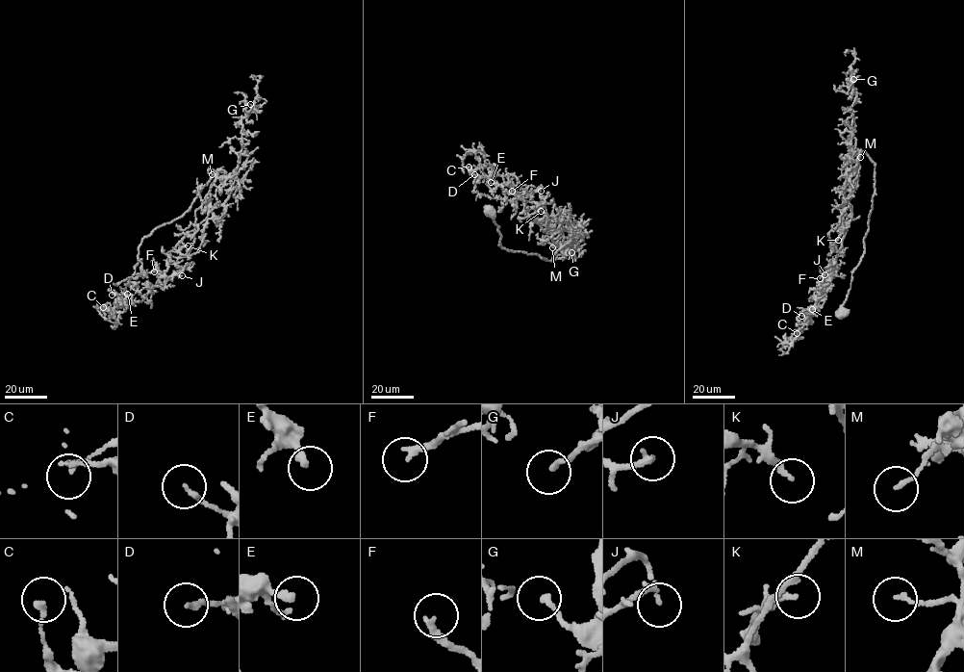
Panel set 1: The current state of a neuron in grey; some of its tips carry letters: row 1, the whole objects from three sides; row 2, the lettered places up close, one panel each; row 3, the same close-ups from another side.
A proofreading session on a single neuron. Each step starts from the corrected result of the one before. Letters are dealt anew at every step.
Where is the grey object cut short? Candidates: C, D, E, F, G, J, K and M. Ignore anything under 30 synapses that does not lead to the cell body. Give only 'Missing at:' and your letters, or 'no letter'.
Missing at: F

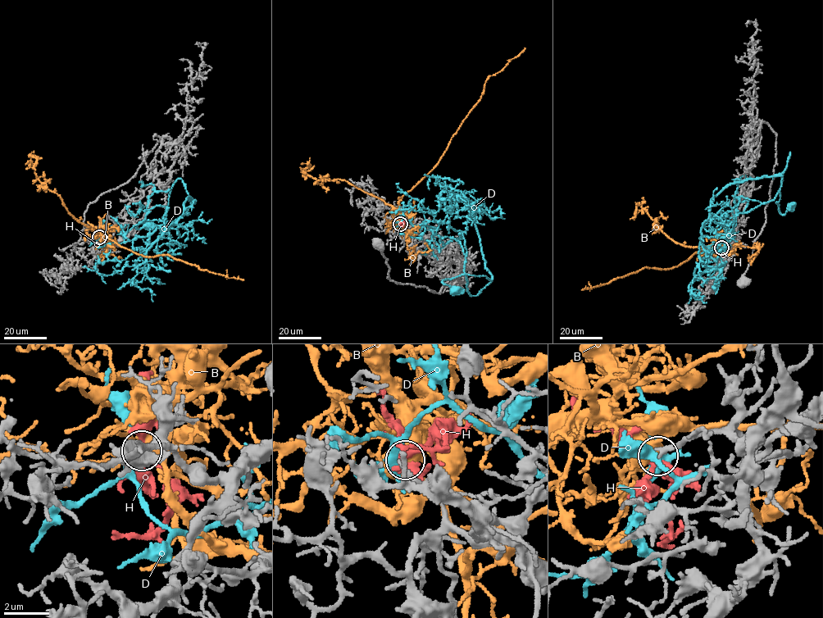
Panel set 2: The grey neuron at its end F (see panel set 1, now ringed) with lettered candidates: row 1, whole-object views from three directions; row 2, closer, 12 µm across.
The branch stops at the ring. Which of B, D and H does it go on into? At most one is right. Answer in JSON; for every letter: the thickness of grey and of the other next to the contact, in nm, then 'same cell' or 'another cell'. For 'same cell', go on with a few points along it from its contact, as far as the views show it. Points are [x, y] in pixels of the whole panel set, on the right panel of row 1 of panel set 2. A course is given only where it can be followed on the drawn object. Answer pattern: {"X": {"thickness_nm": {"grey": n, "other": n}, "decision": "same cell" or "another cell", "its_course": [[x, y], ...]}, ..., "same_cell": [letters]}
{"B": {"thickness_nm": {"grey": 260, "other": 480}, "decision": "another cell"}, "D": {"thickness_nm": {"grey": 240, "other": 360}, "decision": "another cell"}, "H": {"thickness_nm": {"grey": 240, "other": 200}, "decision": "same cell"}, "same_cell": ["H"]}

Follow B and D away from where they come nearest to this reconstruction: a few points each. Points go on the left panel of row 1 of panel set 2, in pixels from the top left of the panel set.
B: (100, 236), (102, 232), (102, 235), (143, 256), (167, 254), (199, 269), (243, 279)
D: (99, 236), (120, 243), (165, 224), (180, 179), (193, 202), (170, 221), (135, 227), (148, 224)

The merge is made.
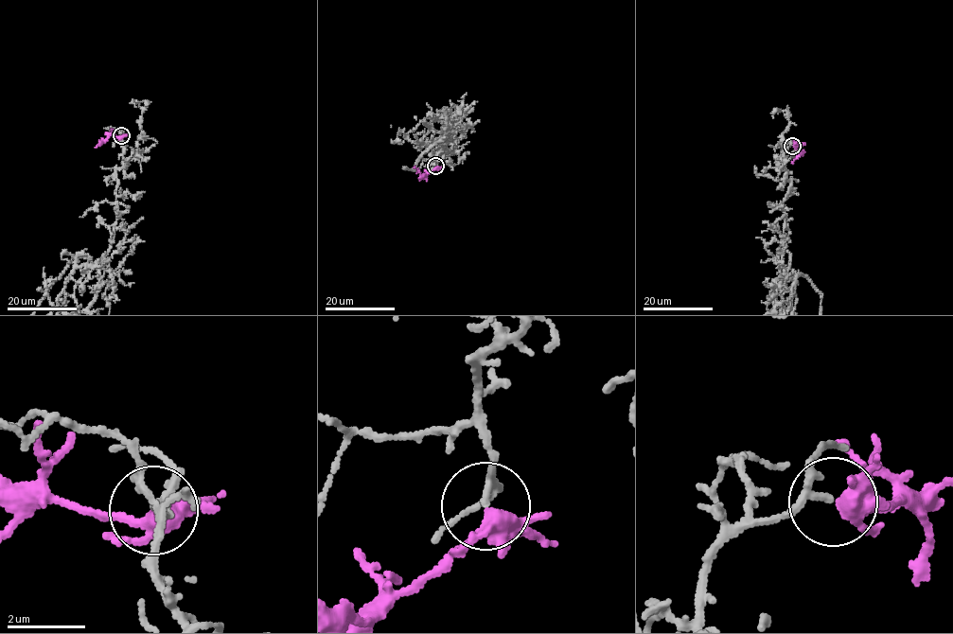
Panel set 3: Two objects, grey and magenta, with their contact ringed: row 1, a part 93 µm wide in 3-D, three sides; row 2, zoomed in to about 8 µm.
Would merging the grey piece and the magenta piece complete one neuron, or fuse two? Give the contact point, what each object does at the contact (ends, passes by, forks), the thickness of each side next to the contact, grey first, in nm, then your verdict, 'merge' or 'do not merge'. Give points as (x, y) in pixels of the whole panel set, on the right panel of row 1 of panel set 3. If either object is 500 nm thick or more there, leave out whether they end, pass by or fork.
(792, 146) | grey passes by | magenta forks | 150/360 nm | merge

